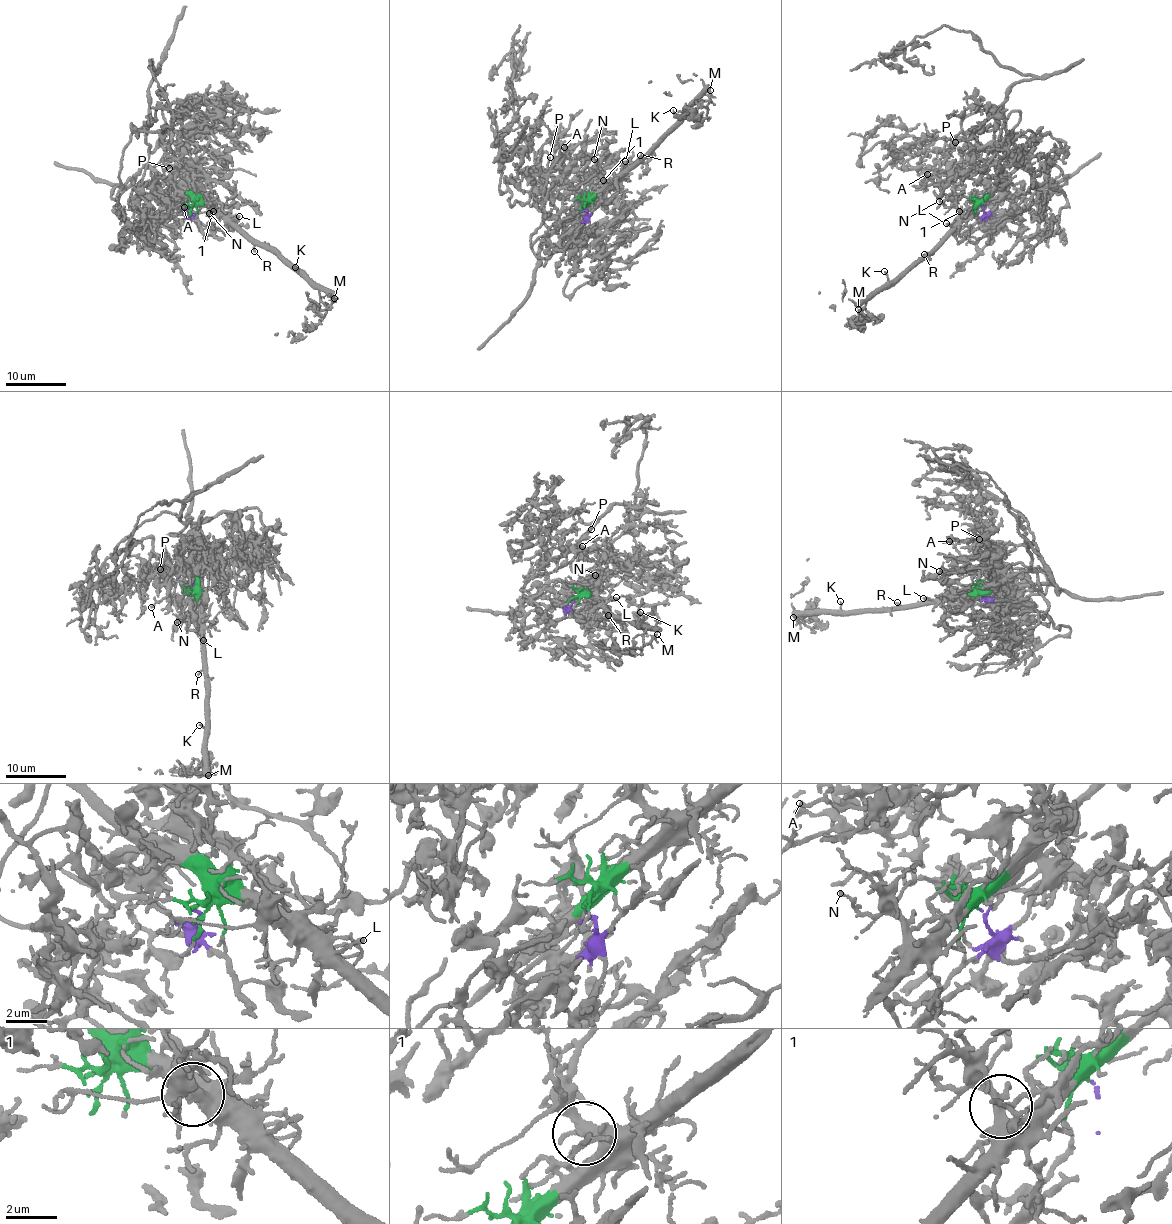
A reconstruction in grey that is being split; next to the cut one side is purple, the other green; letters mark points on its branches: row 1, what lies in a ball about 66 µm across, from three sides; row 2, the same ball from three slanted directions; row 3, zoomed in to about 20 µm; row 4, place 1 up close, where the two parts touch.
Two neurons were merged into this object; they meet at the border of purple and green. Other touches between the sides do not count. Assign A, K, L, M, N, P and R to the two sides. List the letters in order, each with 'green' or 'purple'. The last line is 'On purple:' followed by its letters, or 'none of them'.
A: purple
K: green
L: green
M: green
N: green
P: purple
R: green
On purple: A, P

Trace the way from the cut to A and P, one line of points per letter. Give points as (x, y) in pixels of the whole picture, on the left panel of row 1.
A: (188, 206), (128, 200), (148, 147), (147, 125), (133, 130), (117, 201), (129, 180), (183, 207)
P: (188, 206), (128, 200), (143, 125), (117, 201), (131, 180), (171, 196), (169, 167)

